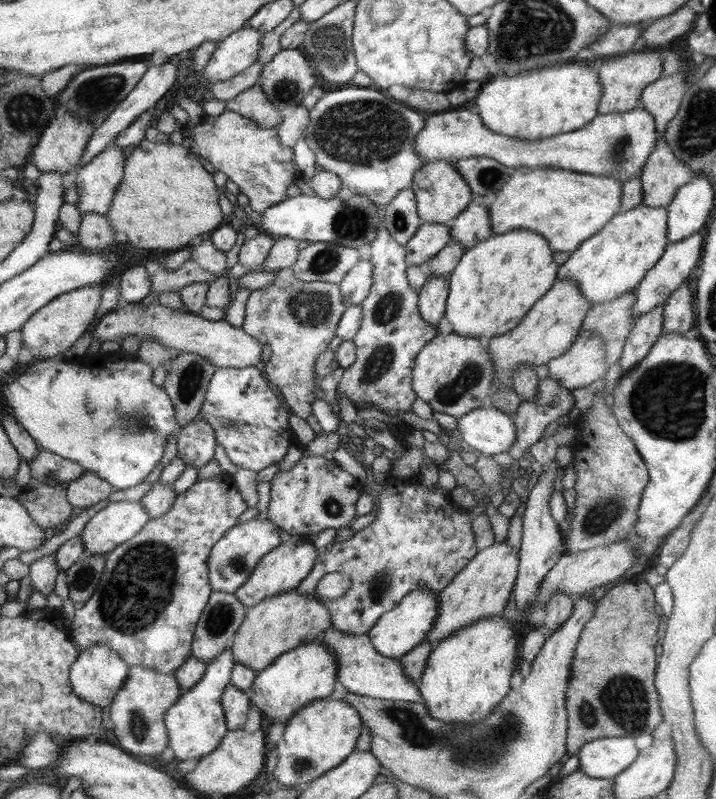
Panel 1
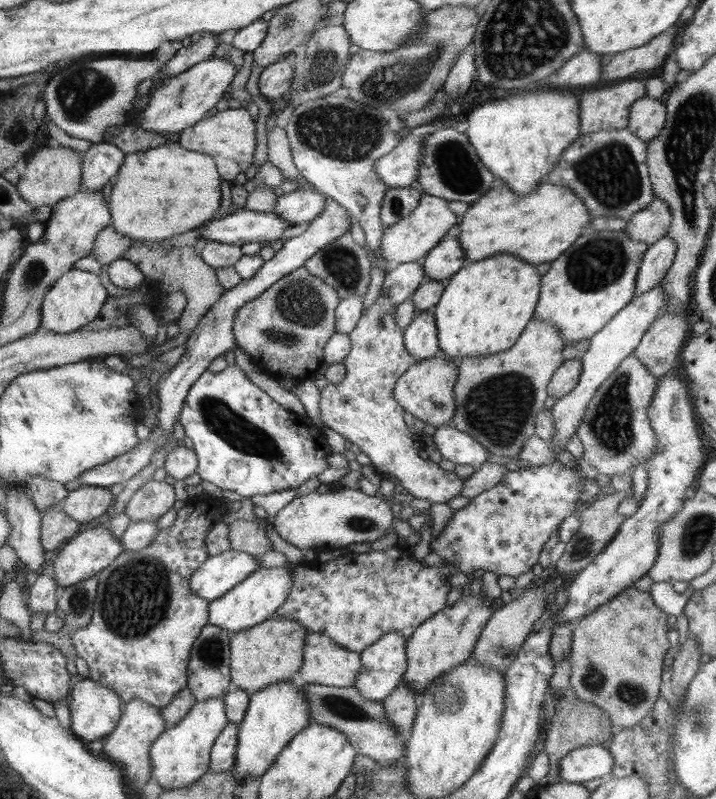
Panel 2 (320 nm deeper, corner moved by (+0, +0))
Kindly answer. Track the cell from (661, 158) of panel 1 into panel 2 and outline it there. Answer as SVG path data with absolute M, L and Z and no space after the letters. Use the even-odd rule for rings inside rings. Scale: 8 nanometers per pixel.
M657 196L638 213L632 215L623 231L633 240L649 247L653 242L667 236L672 220L669 206Z

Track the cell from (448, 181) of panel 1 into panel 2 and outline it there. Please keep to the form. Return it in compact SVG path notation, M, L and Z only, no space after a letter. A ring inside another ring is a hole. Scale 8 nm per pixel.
M422 192L418 206L406 218L399 220L395 225L385 227L379 250L381 256L387 260L390 271L403 262L414 262L422 256L425 257L428 251L443 239L444 234L458 222L456 214L448 209L449 202L450 200L445 198Z

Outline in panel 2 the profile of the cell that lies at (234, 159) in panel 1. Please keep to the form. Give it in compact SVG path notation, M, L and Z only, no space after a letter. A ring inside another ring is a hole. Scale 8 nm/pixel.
M226 109L212 116L204 117L195 126L178 134L177 143L186 150L193 150L211 156L216 163L221 180L234 182L240 172L252 170L256 148L255 121L245 109Z

